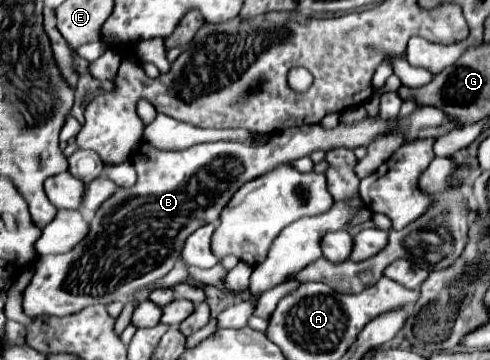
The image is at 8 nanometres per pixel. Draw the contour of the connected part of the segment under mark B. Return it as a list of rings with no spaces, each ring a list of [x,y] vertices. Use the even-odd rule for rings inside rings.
[[[422,107],[416,109],[410,117],[398,121],[382,121],[366,117],[362,123],[356,123],[354,127],[342,127],[336,129],[324,129],[320,125],[302,125],[302,127],[290,127],[276,135],[270,135],[270,139],[262,145],[248,145],[248,143],[230,143],[230,141],[218,141],[218,143],[198,143],[184,151],[162,151],[152,145],[140,145],[136,149],[136,161],[138,161],[138,183],[130,189],[118,189],[94,215],[90,223],[90,235],[84,239],[74,251],[62,253],[62,255],[44,255],[38,259],[38,267],[34,269],[34,277],[30,279],[28,287],[22,291],[22,309],[28,317],[42,317],[42,315],[54,315],[54,317],[66,317],[72,313],[82,311],[88,305],[94,303],[112,303],[122,297],[130,297],[138,289],[144,289],[158,279],[162,279],[178,261],[180,251],[184,247],[184,241],[190,233],[194,233],[198,227],[218,221],[220,211],[226,207],[234,191],[242,187],[246,181],[256,179],[258,175],[264,175],[266,171],[272,171],[278,163],[290,163],[294,159],[306,157],[316,149],[336,149],[336,147],[348,147],[356,149],[360,145],[368,145],[374,137],[380,133],[386,133],[400,125],[400,129],[406,135],[406,141],[416,137],[442,137],[452,127],[446,127],[446,115],[442,111],[434,111],[434,107]]]

